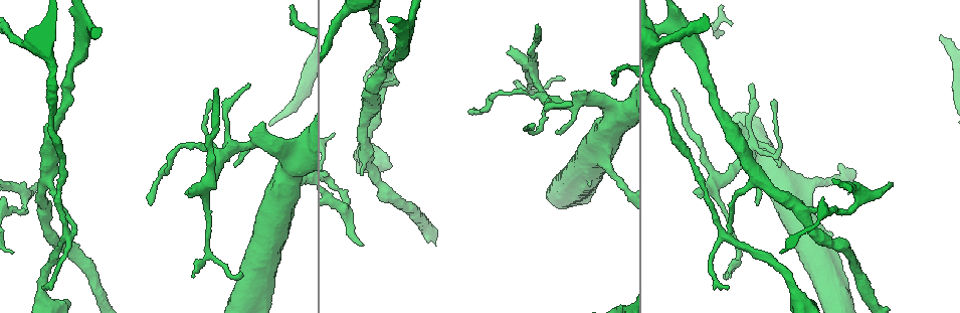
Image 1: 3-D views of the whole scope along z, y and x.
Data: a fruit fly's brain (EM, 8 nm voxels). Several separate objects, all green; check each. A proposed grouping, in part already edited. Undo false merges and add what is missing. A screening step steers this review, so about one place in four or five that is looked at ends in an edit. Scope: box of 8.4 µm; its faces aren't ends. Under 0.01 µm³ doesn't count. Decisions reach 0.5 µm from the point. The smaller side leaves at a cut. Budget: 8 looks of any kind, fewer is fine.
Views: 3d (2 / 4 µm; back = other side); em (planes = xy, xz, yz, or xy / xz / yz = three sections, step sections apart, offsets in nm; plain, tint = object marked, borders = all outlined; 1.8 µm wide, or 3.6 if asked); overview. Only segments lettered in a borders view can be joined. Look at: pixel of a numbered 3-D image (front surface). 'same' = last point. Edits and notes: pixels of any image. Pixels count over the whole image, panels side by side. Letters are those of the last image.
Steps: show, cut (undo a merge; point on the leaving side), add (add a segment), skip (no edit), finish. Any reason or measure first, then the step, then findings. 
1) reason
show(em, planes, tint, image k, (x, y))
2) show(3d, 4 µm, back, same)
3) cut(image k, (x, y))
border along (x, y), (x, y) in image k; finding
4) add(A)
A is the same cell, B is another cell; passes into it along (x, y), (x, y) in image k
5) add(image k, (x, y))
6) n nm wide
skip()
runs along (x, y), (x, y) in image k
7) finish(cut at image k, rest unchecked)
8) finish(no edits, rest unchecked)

branch stops here
show(3d, 4 µm, image 1, (360, 175))

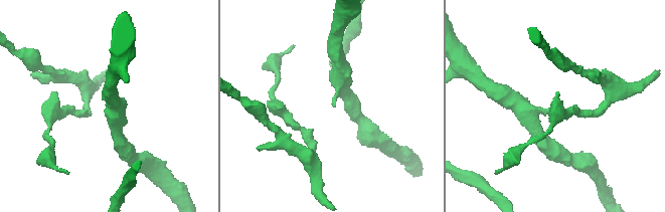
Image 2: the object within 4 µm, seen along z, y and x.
now the EM
show(em, planes, borders, image 2, (333, 105))

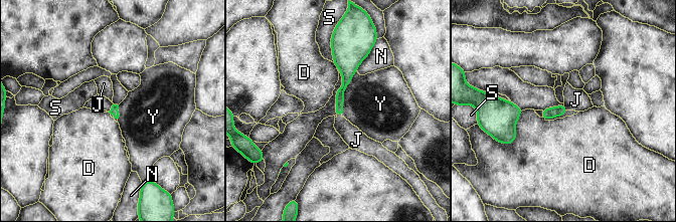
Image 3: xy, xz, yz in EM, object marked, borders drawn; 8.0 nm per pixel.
Y touches over 380 nm
skip()
D, J, N, S and Y are other cells; no lettered segment goes on from it

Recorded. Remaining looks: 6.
free end
show(em, planes, plain, image 1, (362, 244))

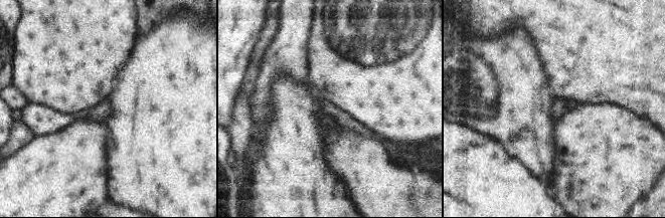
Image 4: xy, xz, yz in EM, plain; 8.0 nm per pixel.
show(em, planes, borders, same)

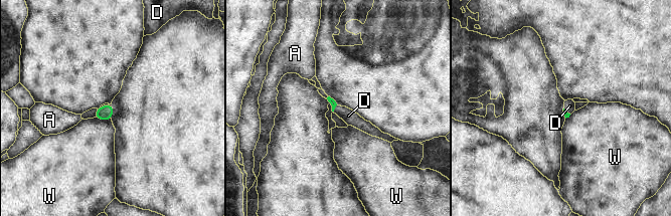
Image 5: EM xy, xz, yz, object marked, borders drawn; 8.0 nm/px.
W touches over 140 nm
add(D)
D is the same cell, A and W are other cells; passes into it along (331, 100), (334, 109), (348, 116) in image 5; the neuron continues

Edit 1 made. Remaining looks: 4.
show(overview)

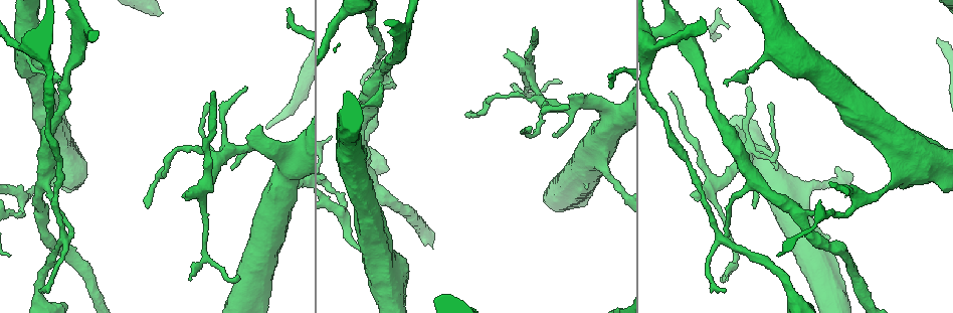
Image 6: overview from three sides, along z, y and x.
an open end
show(3d, 4 µm, back, image 6, (182, 196))

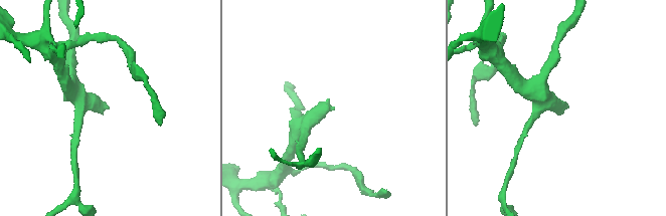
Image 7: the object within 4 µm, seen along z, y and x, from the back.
shape alone is not enough
show(em, xz, step 8, borders, image 7, (558, 110))

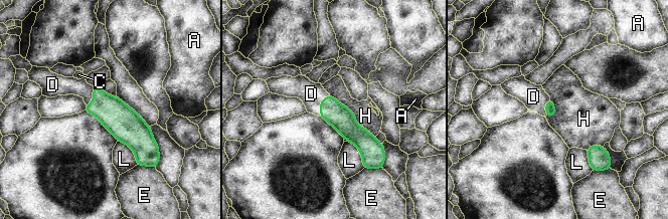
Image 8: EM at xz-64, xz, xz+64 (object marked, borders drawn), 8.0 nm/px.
add(D)
D is the same cell, A, C, E, H and L are other cells; passes into it along (342, 119), (320, 103), (311, 93) in image 8; it goes on there

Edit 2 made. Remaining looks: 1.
finish(add at image 5, add at image 8, rest unchecked)

